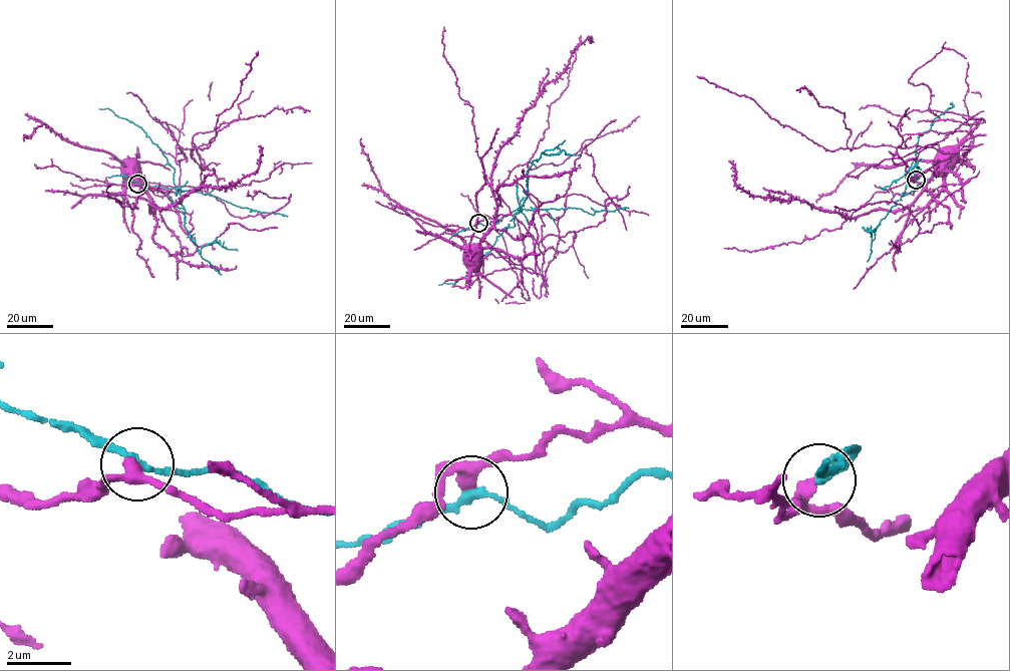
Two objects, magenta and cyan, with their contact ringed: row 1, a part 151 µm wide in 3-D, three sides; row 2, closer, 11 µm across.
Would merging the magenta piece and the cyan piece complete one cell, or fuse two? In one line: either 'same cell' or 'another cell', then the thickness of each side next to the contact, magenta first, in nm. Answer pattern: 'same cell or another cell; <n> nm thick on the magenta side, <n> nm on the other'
another cell; 320 nm thick on the magenta side, 200 nm on the other

